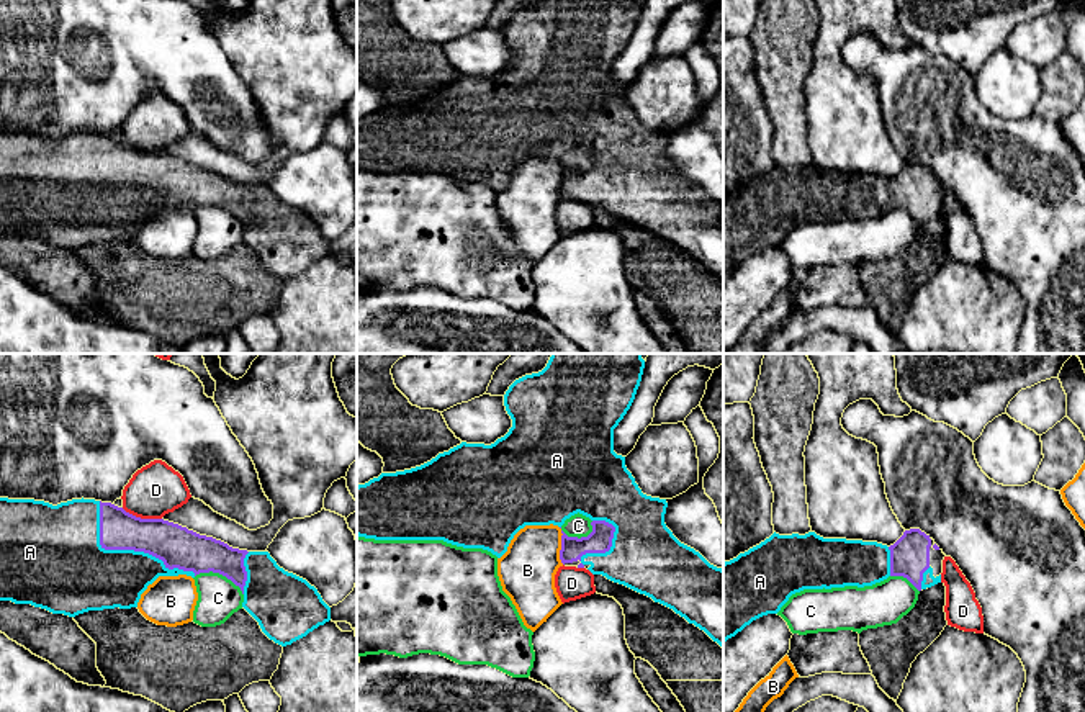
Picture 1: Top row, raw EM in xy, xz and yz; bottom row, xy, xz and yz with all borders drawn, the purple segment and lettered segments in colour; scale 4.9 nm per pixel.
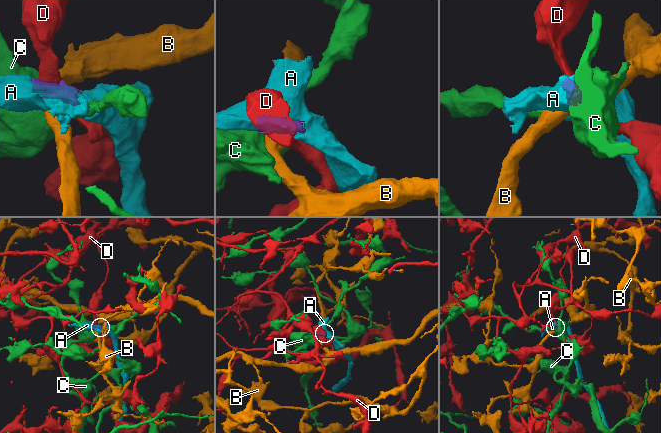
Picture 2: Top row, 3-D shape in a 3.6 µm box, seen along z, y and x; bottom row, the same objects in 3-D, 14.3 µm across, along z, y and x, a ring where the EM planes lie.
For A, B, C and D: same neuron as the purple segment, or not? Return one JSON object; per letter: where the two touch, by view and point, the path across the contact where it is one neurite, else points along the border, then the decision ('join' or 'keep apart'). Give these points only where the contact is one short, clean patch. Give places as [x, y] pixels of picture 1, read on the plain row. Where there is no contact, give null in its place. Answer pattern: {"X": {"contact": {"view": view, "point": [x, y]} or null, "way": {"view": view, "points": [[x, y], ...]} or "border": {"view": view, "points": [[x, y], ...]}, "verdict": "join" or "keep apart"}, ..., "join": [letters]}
{"A": {"contact": {"view": "xy", "point": [126, 182]}, "verdict": "join"}, "B": {"contact": {"view": "xz", "point": [562, 179]}, "border": {"view": "xz", "points": [[558, 161], [562, 167], [560, 193], [563, 197]]}, "verdict": "keep apart"}, "C": {"contact": {"view": "xy", "point": [221, 207]}, "verdict": "keep apart"}, "D": {"contact": {"view": "xy", "point": [139, 151]}, "verdict": "keep apart"}, "join": ["A"]}

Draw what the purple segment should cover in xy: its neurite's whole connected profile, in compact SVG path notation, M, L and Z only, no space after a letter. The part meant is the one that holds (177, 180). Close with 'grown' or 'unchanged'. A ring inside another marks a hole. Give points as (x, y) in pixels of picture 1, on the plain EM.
M0 131L0 234L31 237L52 247L75 250L88 244L137 241L141 228L159 210L219 206L241 221L242 241L262 265L286 280L331 254L331 241L306 213L285 205L268 185L232 182L213 170L200 169L164 152L141 152L111 136L72 133L52 139L34 133Z; grown

